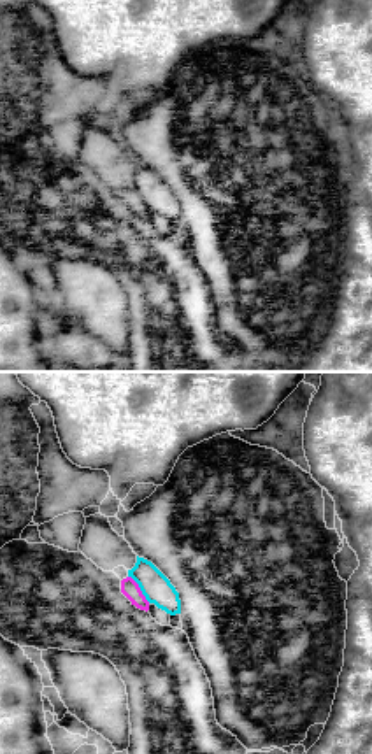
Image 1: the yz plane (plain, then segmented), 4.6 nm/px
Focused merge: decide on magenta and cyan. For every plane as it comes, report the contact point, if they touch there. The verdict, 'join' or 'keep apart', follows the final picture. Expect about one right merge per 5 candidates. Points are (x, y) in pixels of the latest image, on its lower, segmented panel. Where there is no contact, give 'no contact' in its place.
contact (139, 590)

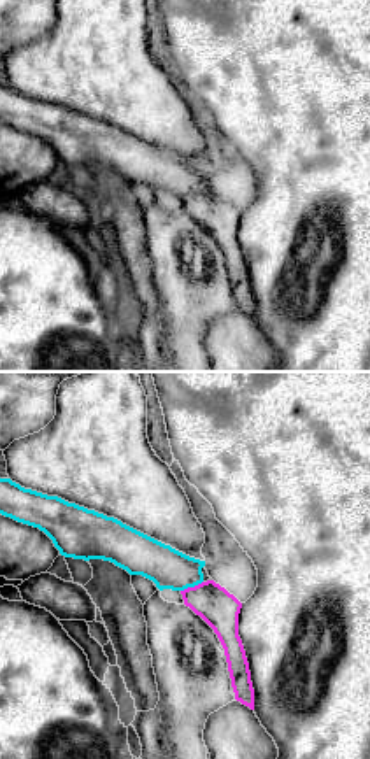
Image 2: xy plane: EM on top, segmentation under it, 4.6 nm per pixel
contact (192, 588)

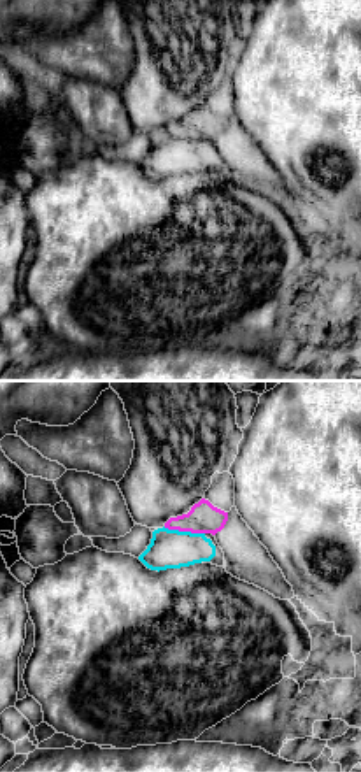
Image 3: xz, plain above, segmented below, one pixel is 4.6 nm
contact (184, 530)

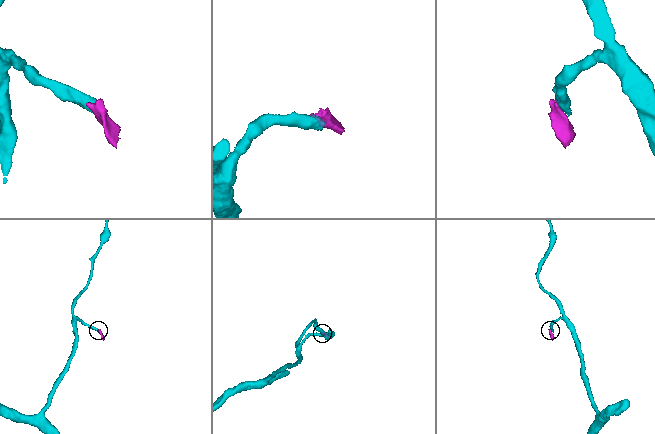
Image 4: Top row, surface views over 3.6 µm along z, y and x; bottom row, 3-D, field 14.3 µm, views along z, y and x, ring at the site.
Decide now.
keep apart

